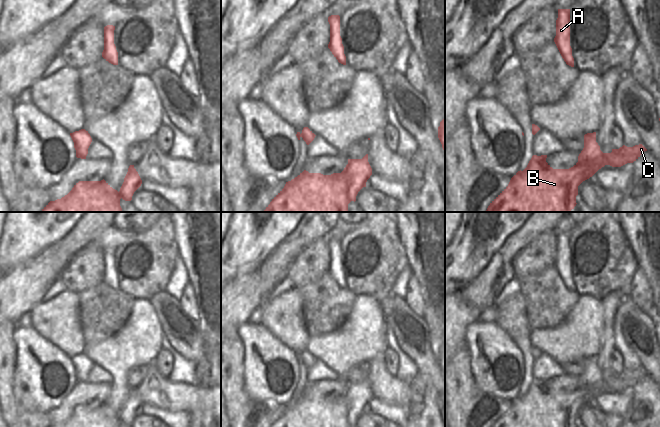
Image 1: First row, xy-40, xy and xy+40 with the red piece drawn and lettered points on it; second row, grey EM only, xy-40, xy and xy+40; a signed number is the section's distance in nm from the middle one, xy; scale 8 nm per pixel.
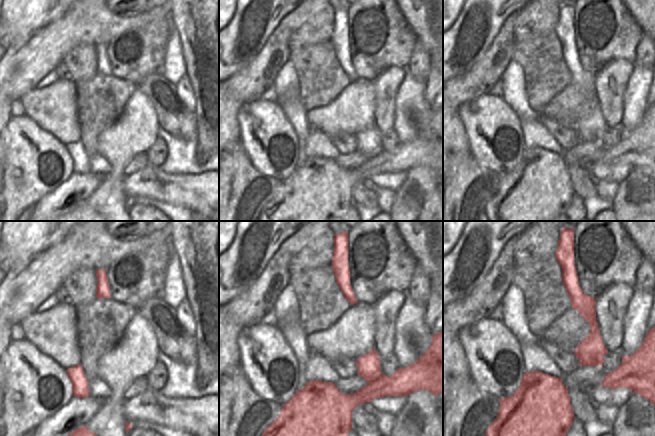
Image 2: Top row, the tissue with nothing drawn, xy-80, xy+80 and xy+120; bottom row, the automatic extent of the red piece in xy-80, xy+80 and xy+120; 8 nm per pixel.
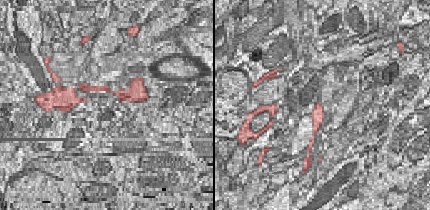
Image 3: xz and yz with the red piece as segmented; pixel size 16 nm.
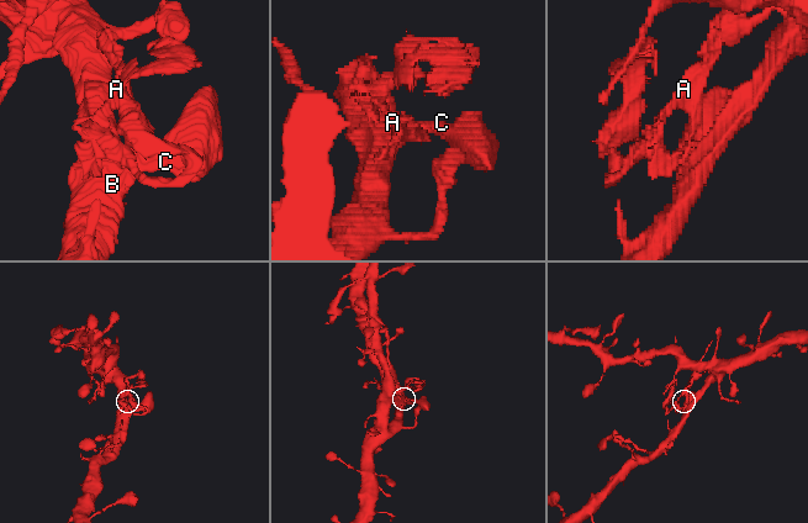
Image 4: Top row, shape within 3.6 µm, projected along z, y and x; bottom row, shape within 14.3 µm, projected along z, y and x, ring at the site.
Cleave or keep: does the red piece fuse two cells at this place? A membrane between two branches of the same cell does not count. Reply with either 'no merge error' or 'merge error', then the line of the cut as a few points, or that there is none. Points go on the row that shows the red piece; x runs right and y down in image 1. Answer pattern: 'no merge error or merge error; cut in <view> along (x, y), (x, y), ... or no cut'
merge error; cut in xy+40 along (578, 160), (593, 160), (603, 166)

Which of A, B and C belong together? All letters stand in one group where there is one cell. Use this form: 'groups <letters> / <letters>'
groups A C / B

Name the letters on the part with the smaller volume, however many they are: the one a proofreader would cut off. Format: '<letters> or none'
A, C.

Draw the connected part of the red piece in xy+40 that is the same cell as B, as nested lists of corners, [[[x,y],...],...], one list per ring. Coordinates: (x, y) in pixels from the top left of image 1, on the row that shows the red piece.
[[[533,155],[527,167],[511,178],[508,186],[490,203],[486,212],[570,212],[577,204],[578,186],[604,167],[595,161],[578,161],[569,169],[553,169],[546,158],[547,155]]]

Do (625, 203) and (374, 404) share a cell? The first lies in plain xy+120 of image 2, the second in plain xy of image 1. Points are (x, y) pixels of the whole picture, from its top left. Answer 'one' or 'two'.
two

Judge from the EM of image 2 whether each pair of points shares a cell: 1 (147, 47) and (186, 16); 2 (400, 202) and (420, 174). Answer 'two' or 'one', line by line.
1: two
2: one

